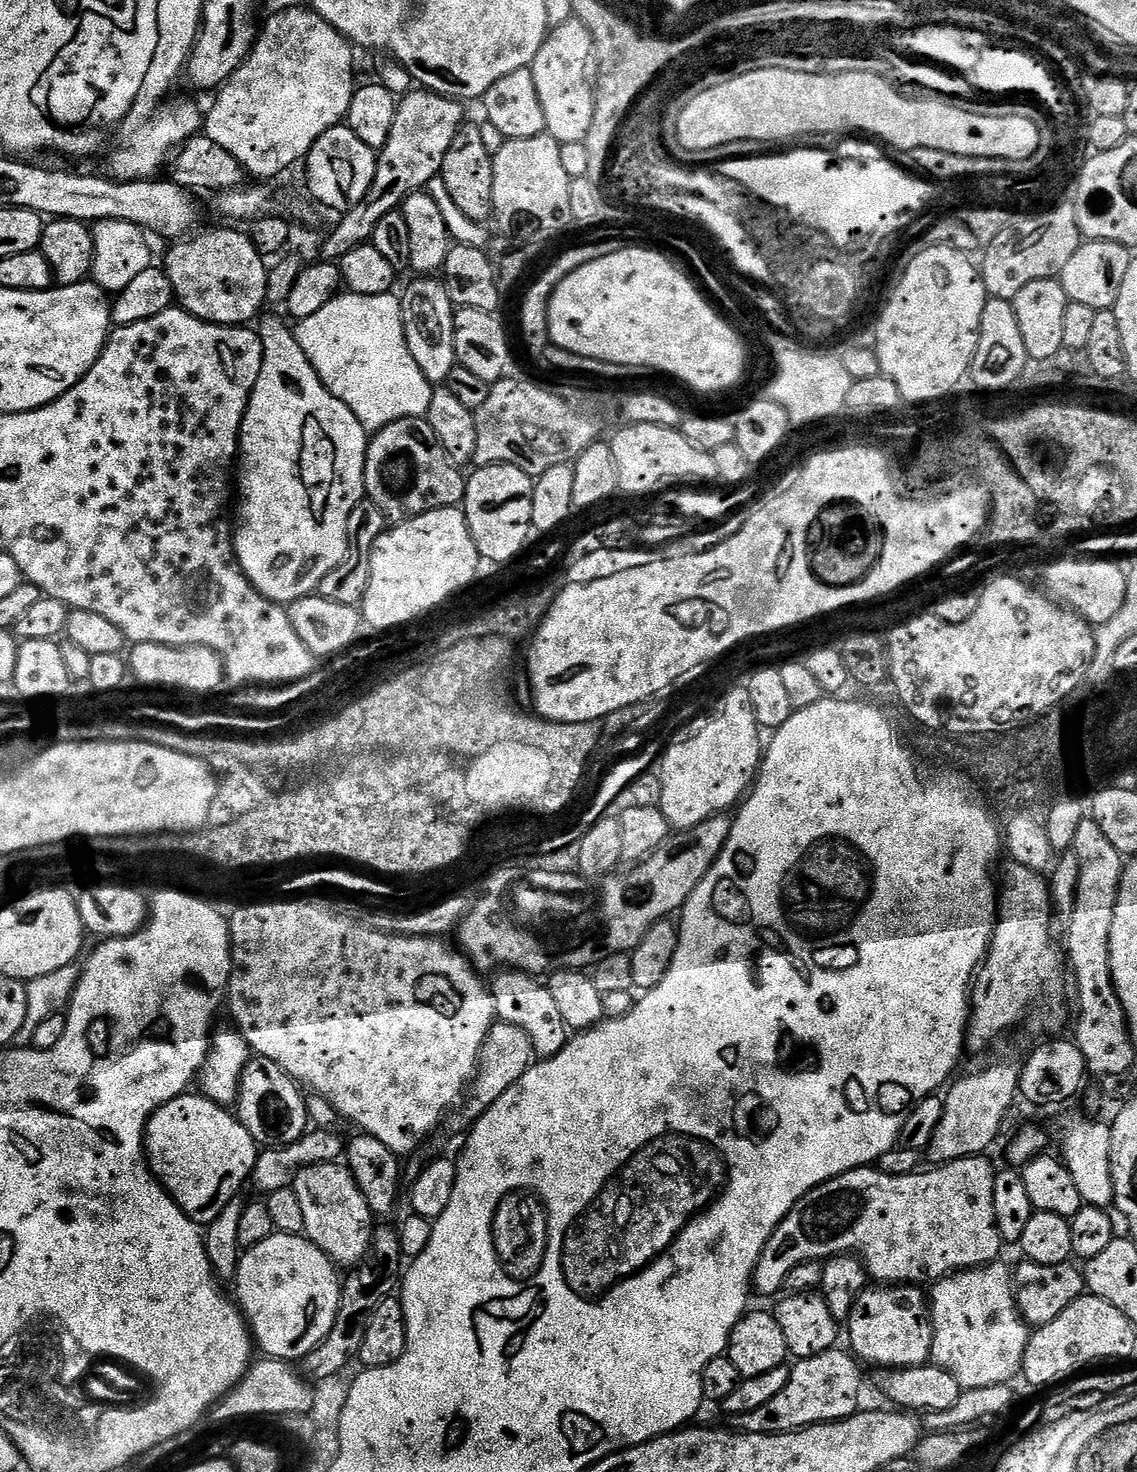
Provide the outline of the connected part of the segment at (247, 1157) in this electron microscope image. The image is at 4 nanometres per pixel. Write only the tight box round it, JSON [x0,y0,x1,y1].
[144,1094,258,1226]

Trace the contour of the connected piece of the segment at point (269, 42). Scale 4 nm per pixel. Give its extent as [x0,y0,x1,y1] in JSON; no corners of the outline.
[203,7,354,176]

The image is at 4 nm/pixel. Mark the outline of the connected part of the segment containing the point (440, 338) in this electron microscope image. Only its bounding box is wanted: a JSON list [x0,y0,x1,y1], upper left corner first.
[402,278,458,386]

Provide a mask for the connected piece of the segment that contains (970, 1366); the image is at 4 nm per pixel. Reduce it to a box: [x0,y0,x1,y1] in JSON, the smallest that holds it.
[930,1261,1030,1390]

